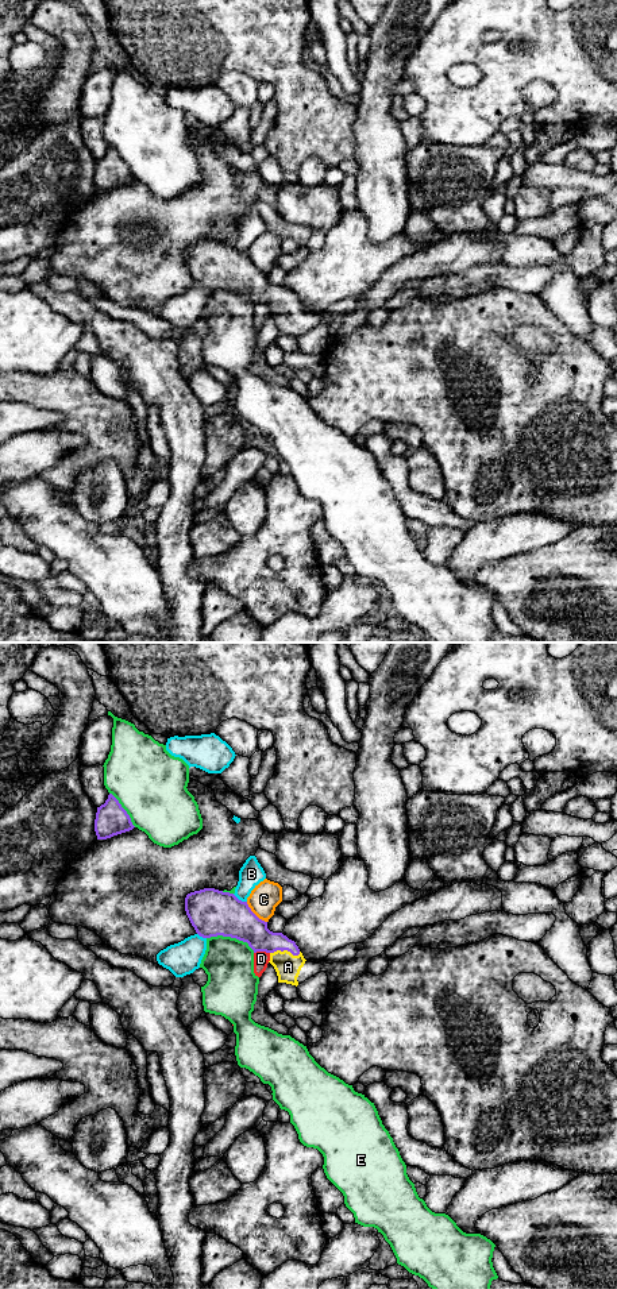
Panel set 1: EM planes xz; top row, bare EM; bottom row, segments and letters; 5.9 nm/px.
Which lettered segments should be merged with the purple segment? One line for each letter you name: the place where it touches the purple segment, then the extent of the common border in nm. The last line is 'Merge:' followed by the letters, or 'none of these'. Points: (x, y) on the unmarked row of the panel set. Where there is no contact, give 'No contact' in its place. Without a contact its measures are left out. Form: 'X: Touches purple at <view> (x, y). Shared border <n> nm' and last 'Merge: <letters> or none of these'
A: Touches purple at xz (285, 301). Shared border 180 nm
Merge: A

